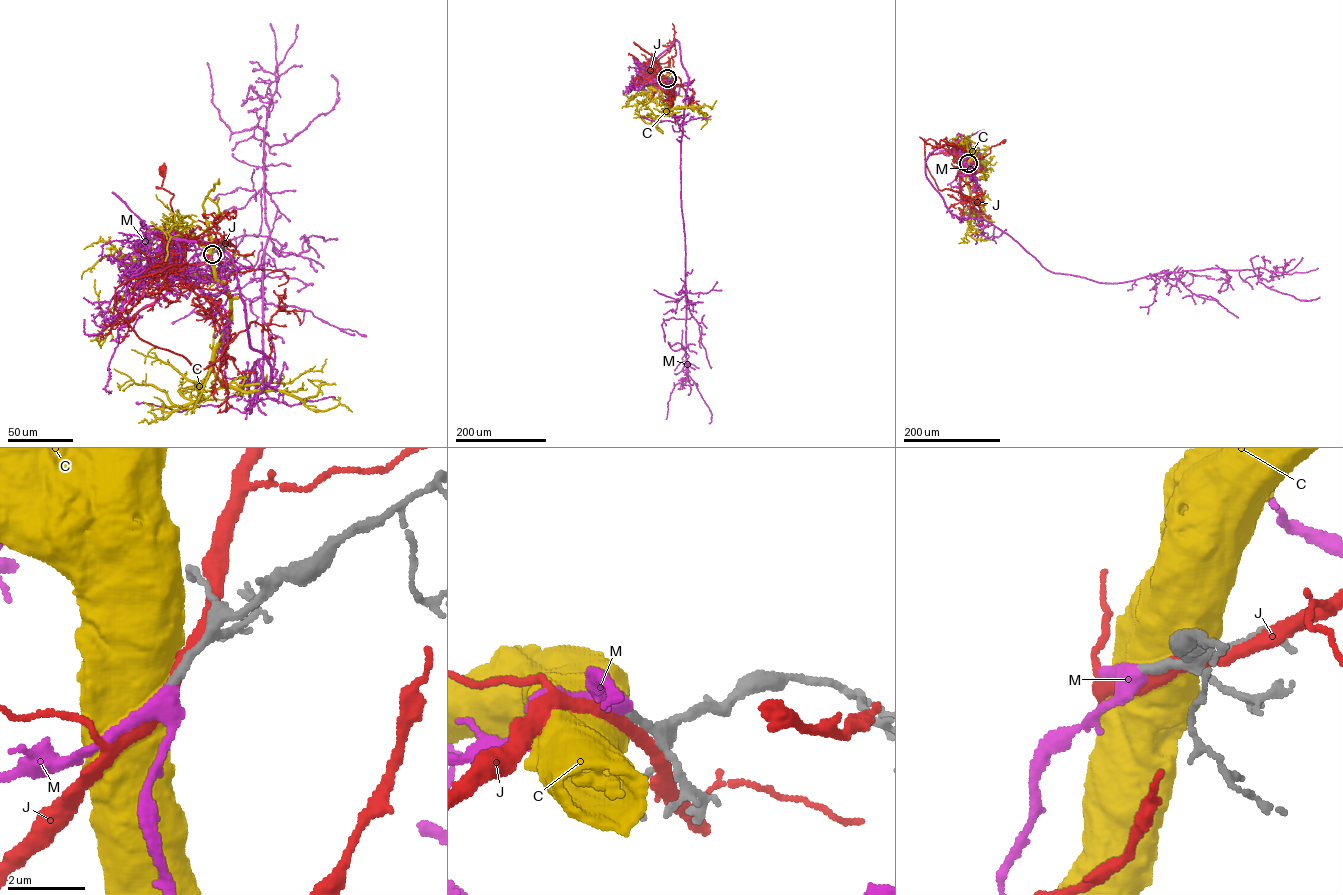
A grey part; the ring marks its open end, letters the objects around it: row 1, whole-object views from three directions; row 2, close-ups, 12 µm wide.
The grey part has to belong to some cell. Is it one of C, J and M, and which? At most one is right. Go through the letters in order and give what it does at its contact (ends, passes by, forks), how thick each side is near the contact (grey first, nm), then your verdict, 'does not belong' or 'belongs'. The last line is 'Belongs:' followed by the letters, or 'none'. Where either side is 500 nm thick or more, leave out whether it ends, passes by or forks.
C: 280/750 nm | does not belong
J: it passes by | 260/320 nm | does not belong
M: it passes by | 260/360 nm | belongs
Belongs: M

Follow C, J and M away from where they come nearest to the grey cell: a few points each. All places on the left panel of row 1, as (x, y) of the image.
C: (212, 253), (229, 300), (228, 326), (215, 350), (217, 376), (247, 392), (302, 399), (325, 384), (307, 378)
J: (213, 252), (196, 264), (181, 261), (170, 203), (173, 194), (160, 187), (163, 169)
M: (212, 254), (164, 241), (232, 260), (271, 368), (250, 412), (268, 134), (231, 131), (207, 62)

